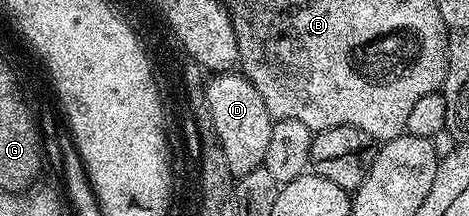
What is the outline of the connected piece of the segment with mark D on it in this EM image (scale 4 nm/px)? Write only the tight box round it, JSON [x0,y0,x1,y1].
[207,72,273,179]

